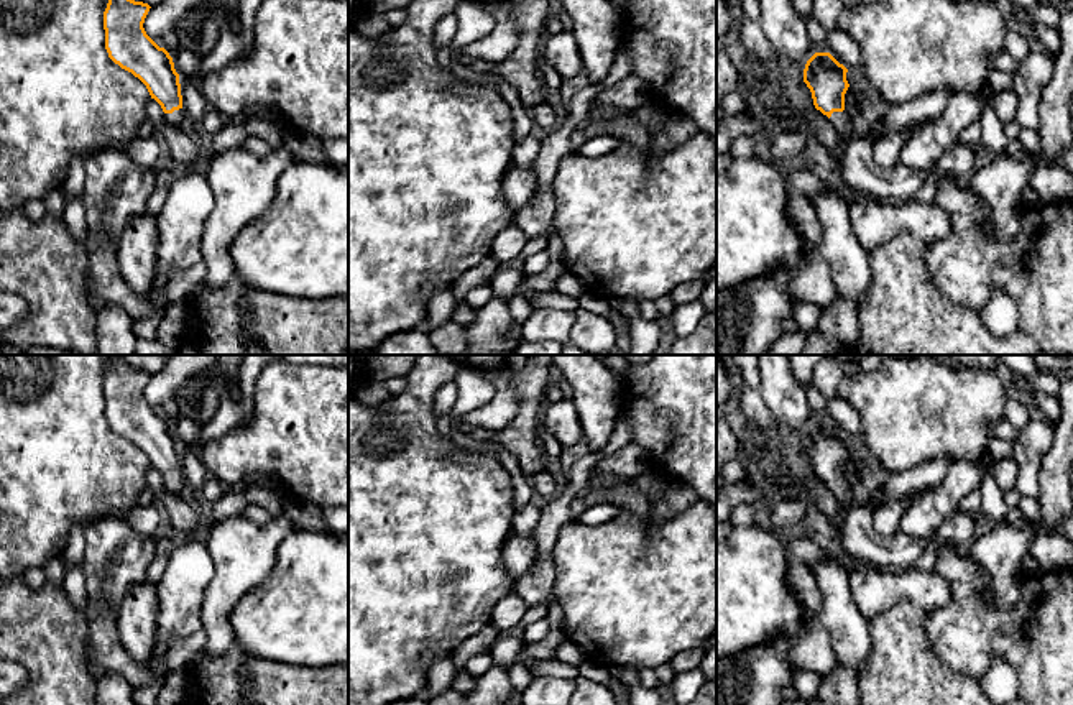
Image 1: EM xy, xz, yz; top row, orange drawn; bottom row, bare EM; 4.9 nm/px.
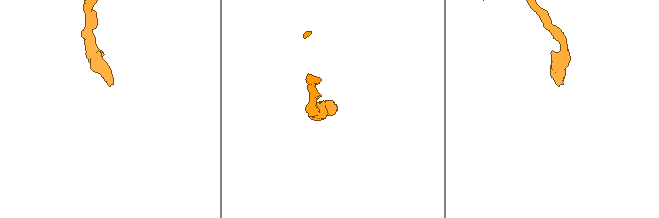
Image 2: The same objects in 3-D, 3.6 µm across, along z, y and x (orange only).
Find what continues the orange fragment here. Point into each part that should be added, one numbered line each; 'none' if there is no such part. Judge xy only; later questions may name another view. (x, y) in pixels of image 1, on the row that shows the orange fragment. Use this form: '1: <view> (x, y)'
1: xy (178, 117)

